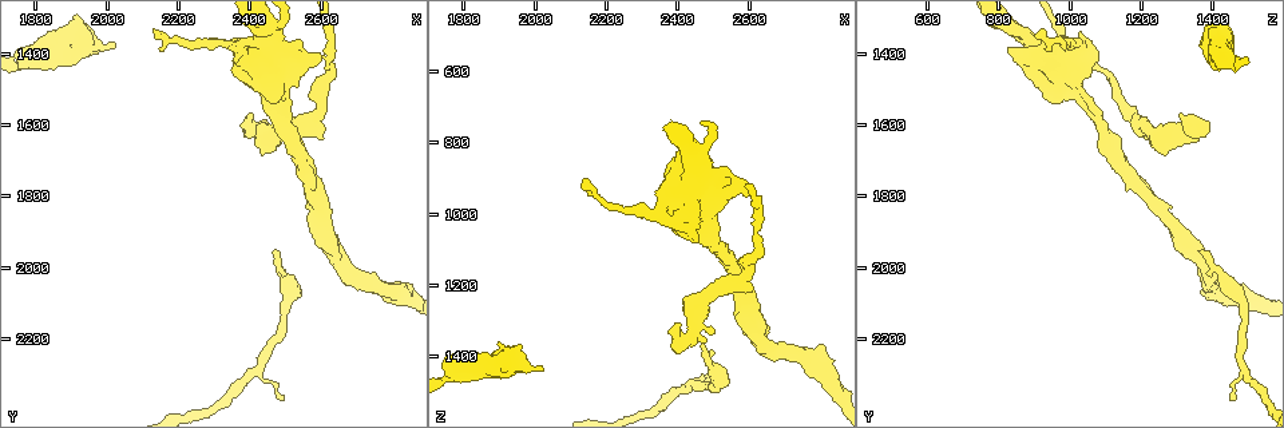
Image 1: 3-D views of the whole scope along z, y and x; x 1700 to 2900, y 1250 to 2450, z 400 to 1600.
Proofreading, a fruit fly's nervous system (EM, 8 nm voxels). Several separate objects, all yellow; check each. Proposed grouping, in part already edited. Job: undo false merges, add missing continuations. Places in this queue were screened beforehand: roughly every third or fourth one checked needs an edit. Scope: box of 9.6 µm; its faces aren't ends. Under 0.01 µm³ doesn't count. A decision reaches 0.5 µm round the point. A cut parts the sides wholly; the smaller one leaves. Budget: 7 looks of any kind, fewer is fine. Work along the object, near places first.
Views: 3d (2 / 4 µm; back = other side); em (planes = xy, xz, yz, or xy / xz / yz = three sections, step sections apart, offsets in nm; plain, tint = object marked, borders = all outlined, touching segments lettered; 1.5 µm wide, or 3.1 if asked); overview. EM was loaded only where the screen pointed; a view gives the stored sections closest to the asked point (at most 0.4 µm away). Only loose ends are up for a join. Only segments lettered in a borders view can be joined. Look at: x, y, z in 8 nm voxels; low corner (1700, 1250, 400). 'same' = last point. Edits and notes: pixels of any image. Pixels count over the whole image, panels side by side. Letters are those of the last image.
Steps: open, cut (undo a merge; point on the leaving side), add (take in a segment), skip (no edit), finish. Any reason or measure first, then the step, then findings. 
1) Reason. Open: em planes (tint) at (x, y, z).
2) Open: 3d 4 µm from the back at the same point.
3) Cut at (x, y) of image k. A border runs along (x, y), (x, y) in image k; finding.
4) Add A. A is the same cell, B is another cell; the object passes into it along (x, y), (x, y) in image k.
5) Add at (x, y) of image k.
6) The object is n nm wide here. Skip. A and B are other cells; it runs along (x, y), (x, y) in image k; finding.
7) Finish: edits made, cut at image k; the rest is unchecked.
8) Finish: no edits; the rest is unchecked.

An open end. Open: em planes (borders) at (2030, 1370, 1440).

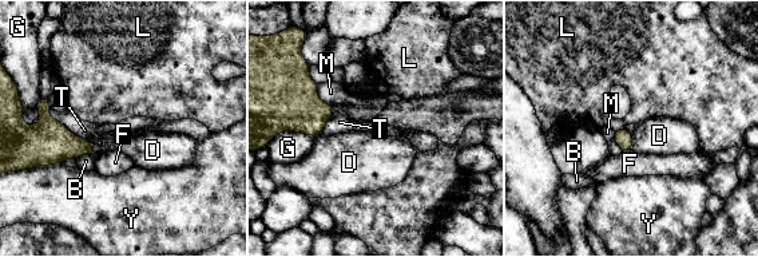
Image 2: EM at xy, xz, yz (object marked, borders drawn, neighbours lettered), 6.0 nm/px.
Skip. B, D, F, G, L, M, T and Y are other cells; a border runs along (48, 107), (52, 118), (87, 139) in image 2; no lettered segment goes on from it.

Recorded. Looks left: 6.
Abrupt turn. Open: 3d 4 µm at (2410, 1620, 1360).

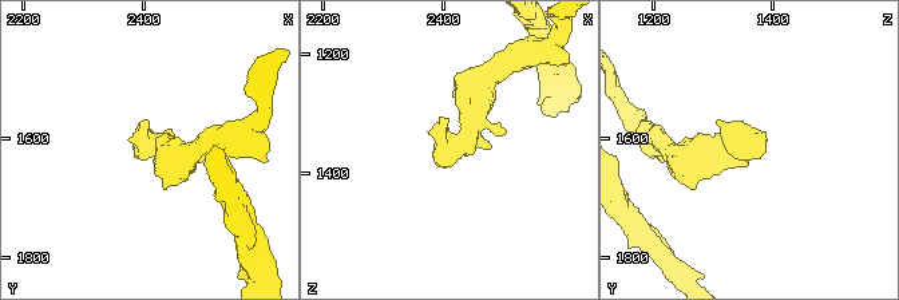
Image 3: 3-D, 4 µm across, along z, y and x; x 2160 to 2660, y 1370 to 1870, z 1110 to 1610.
Open: em planes (borders) at (2415, 1610, 1350).

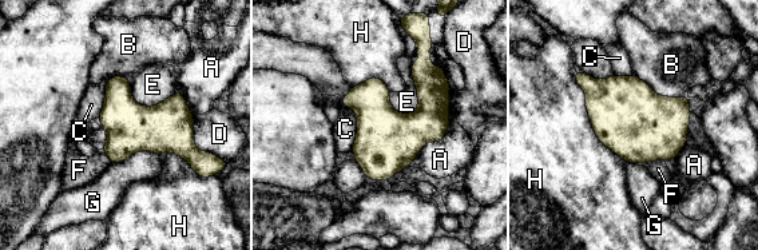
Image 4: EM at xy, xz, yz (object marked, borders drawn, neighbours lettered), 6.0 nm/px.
Skip. A, B, C, D, E, F, G and H are other cells; it runs along (110, 84), (207, 167) in image 4; one cell here.

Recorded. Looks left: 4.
Thick turns thin. Open: em planes (plain) at (2540, 1430, 930).

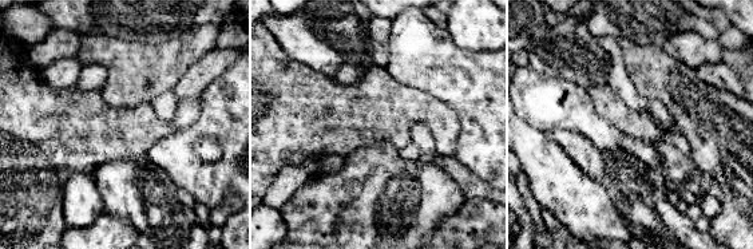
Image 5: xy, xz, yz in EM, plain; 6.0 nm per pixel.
Where the object lies. Open: em planes (tint) at the same point.

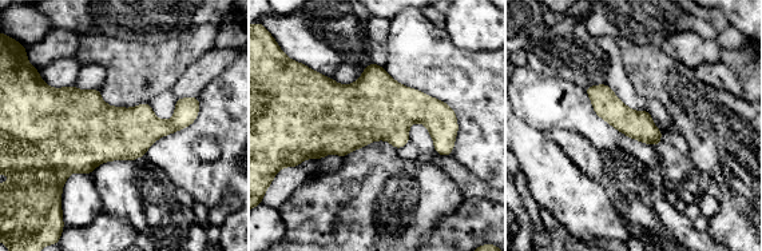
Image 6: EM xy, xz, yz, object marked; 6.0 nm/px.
Open: em planes (borders) at the same point.

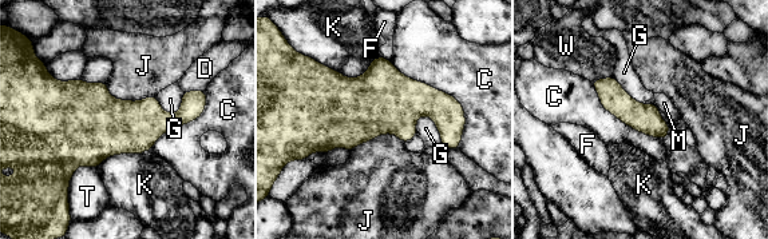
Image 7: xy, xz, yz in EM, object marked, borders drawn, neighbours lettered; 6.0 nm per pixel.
Skip. C, D, F, G, J, K, M, T and W are other cells; a border runs along (379, 55), (355, 78), (315, 60) in image 7; one cell here.

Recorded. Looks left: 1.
Finish: no edits; the rest is unchecked.

